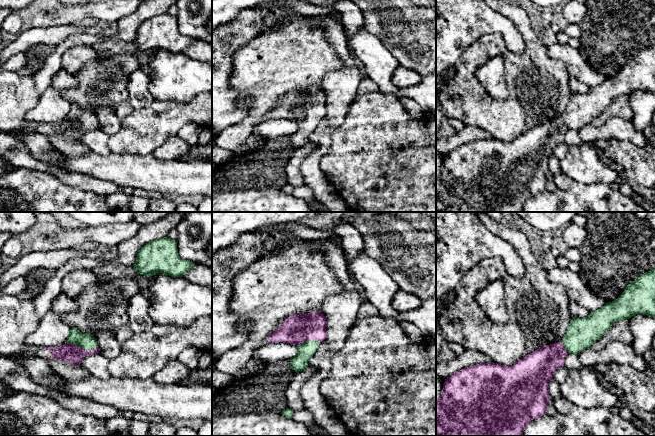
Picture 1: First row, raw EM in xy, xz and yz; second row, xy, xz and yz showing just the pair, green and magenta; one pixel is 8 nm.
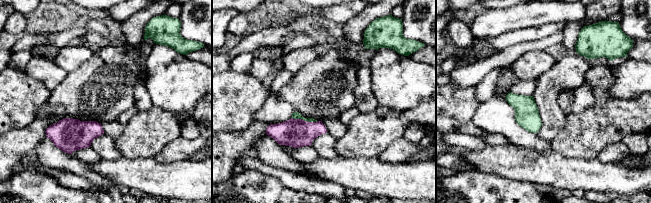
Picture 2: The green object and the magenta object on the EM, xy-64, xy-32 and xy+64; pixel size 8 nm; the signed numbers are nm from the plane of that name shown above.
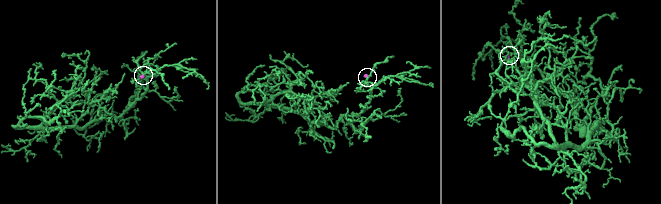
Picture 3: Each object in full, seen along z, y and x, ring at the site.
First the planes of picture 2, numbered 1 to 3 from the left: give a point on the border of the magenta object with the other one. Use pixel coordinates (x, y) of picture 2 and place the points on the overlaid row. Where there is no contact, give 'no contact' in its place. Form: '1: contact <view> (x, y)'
1: no contact
2: contact xy-32 (305, 120)
3: no contact

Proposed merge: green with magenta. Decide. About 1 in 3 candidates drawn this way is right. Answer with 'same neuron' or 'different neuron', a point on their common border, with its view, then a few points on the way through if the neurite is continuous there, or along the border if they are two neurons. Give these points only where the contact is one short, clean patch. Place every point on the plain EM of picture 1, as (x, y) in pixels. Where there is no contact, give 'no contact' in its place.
same neuron; meets green in xy at (82, 124); runs through xy (86, 117), (82, 124), (74, 130)

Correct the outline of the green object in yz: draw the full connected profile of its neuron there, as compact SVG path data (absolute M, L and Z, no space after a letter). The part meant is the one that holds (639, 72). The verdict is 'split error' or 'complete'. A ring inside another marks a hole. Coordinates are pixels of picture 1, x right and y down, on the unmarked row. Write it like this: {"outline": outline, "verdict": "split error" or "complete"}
{"outline": "M655 45L641 50L628 60L622 70L612 78L590 89L588 93L572 93L560 118L539 123L511 142L480 139L452 150L445 155L441 172L436 176L436 212L522 212L527 200L546 190L549 180L549 158L553 149L564 142L568 130L578 130L592 125L592 120L601 114L614 98L628 96L636 90L655 93Z", "verdict": "split error"}

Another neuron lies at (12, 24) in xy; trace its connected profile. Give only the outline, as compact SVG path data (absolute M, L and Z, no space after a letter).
M13 11L2 23L2 32L17 36L24 30L23 22L20 16Z

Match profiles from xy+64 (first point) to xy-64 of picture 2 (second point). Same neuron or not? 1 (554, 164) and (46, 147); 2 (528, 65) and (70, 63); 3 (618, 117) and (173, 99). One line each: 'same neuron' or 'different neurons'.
1: different neurons
2: same neuron
3: different neurons

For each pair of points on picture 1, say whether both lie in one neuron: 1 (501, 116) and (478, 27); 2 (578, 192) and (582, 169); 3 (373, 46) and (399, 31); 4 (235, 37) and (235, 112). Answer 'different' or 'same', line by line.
1: different
2: different
3: different
4: same

